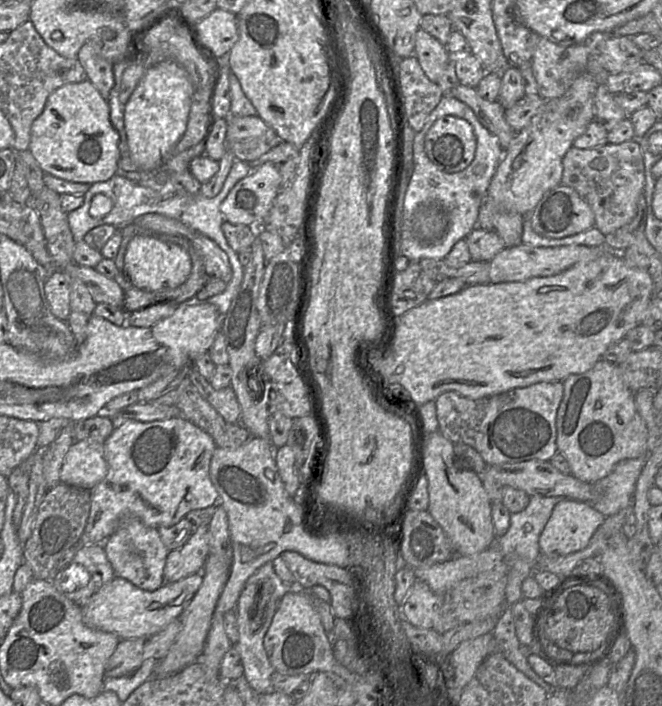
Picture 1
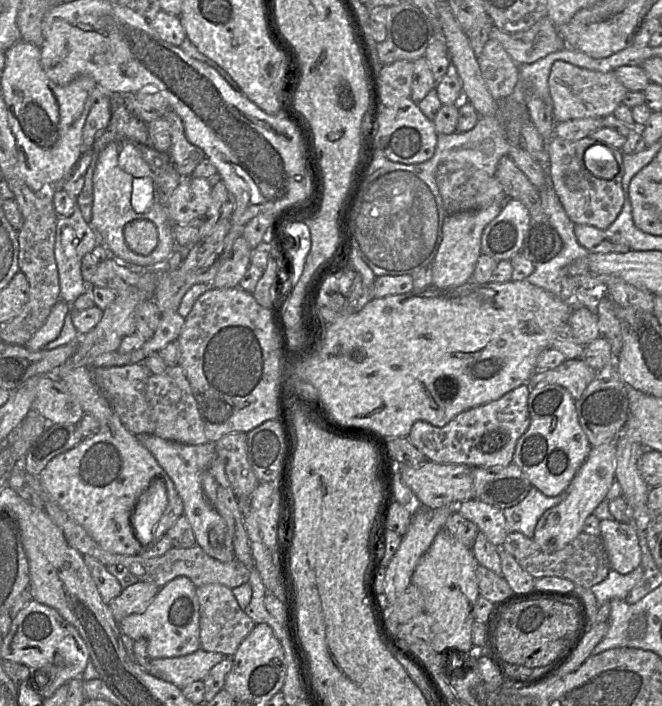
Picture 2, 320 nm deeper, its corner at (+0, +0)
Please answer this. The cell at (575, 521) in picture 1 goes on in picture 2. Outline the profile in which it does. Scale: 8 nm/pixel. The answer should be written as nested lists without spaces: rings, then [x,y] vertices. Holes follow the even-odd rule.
[[[605,443],[591,446],[585,461],[577,470],[565,489],[565,498],[539,518],[533,540],[543,552],[551,553],[565,545],[583,532],[585,520],[593,514],[595,508],[604,500],[615,479],[616,443]]]

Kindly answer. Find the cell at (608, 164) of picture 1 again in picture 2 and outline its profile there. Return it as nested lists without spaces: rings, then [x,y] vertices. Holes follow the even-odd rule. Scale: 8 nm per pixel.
[[[553,136],[546,142],[550,165],[551,184],[567,214],[574,224],[589,225],[606,230],[618,217],[624,204],[622,177],[624,174],[621,149],[611,148],[619,165],[617,175],[610,180],[594,177],[584,166],[583,155],[587,148],[597,144],[595,139],[586,137],[569,141]]]

